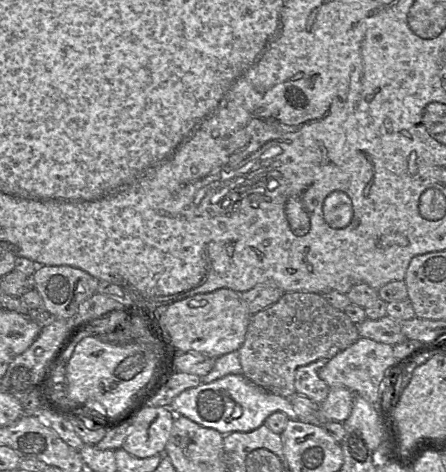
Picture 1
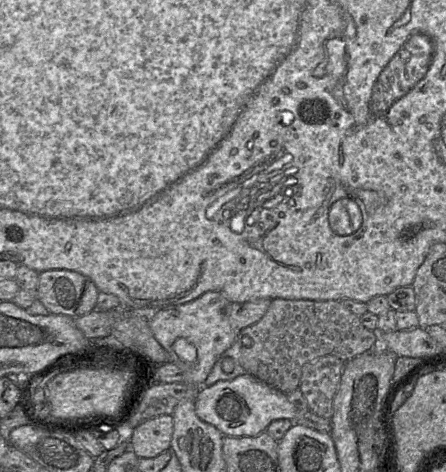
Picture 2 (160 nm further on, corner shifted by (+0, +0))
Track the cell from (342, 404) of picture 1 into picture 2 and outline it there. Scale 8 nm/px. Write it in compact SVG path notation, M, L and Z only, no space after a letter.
M245 373L233 380L204 386L195 401L195 412L204 422L215 426L224 436L254 437L266 431L271 422L297 419L297 408L285 393Z

